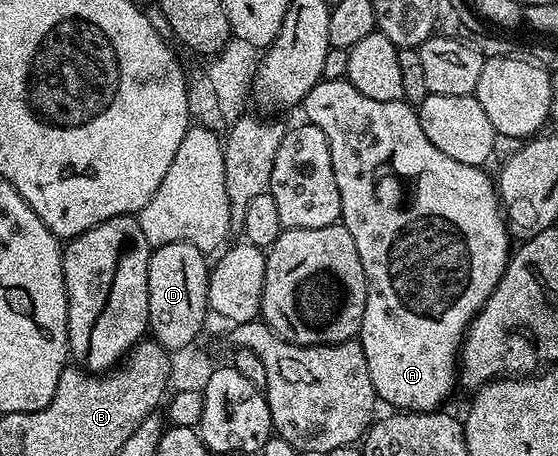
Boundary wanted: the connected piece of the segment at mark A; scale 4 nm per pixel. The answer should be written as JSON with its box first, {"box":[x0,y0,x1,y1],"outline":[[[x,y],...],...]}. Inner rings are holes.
{"box":[303,79,511,413],"outline":[[[322,79],[306,95],[303,102],[305,109],[304,120],[310,125],[319,127],[323,135],[327,135],[327,143],[331,151],[331,167],[335,171],[335,183],[339,183],[339,199],[341,200],[340,224],[355,239],[355,251],[359,251],[359,259],[363,263],[363,271],[367,279],[367,307],[363,311],[363,323],[359,334],[359,344],[363,355],[367,359],[367,371],[371,375],[371,383],[375,387],[378,398],[385,401],[397,411],[407,413],[432,413],[440,410],[441,405],[449,397],[449,392],[459,381],[459,354],[461,343],[465,339],[465,332],[475,315],[487,303],[491,291],[499,283],[503,271],[507,267],[511,256],[511,238],[509,227],[505,223],[505,215],[501,207],[501,199],[497,195],[497,186],[492,176],[488,177],[486,171],[479,165],[468,165],[443,155],[427,135],[423,135],[423,127],[417,118],[416,108],[410,102],[380,101],[367,99],[354,87],[348,79],[327,81]]]}

